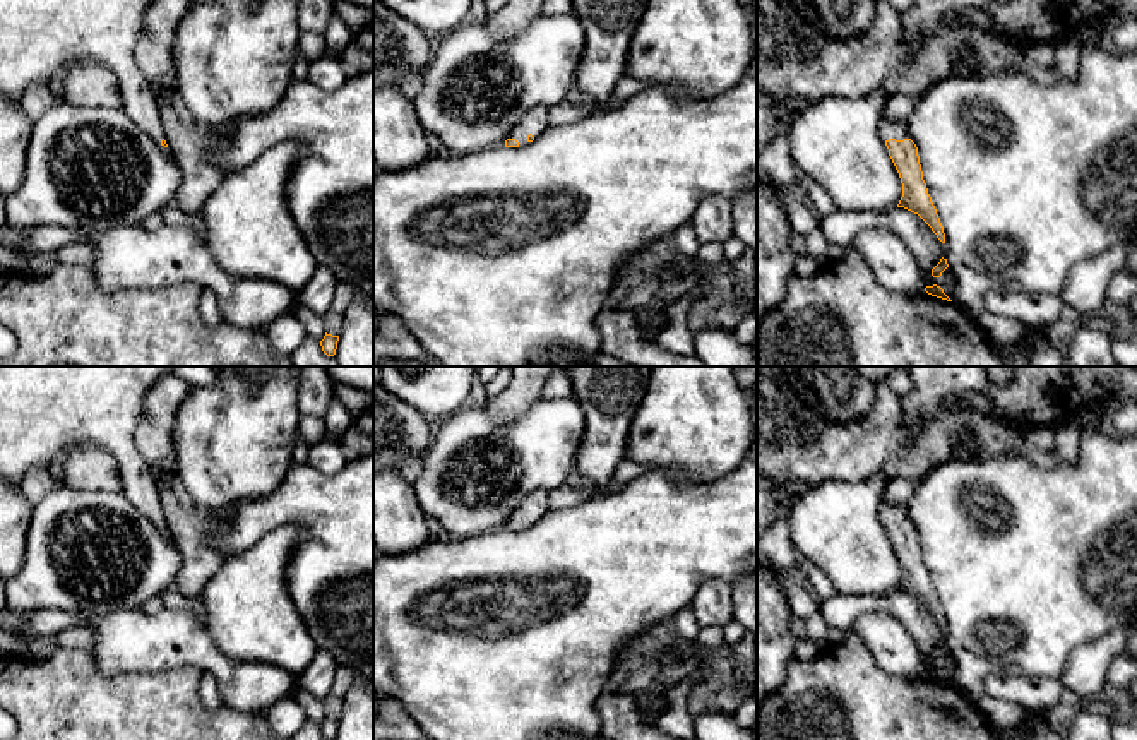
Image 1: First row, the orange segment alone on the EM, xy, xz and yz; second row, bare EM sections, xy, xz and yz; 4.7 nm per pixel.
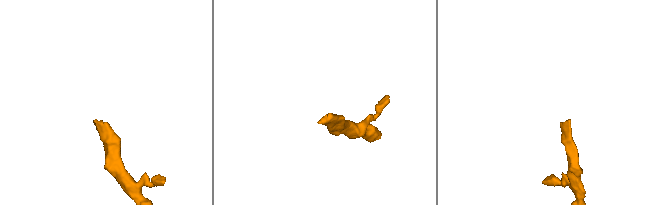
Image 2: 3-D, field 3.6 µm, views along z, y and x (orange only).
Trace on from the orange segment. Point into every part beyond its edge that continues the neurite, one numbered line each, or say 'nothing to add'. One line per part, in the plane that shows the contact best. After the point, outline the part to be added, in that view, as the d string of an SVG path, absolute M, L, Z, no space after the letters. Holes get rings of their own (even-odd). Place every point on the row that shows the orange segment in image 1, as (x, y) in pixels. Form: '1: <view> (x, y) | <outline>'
1: yz (889, 129) | M885 106L882 108L882 113L880 113L880 134L882 134L884 140L890 140L890 139L904 140L904 139L909 139L906 122L894 122L887 115Z

